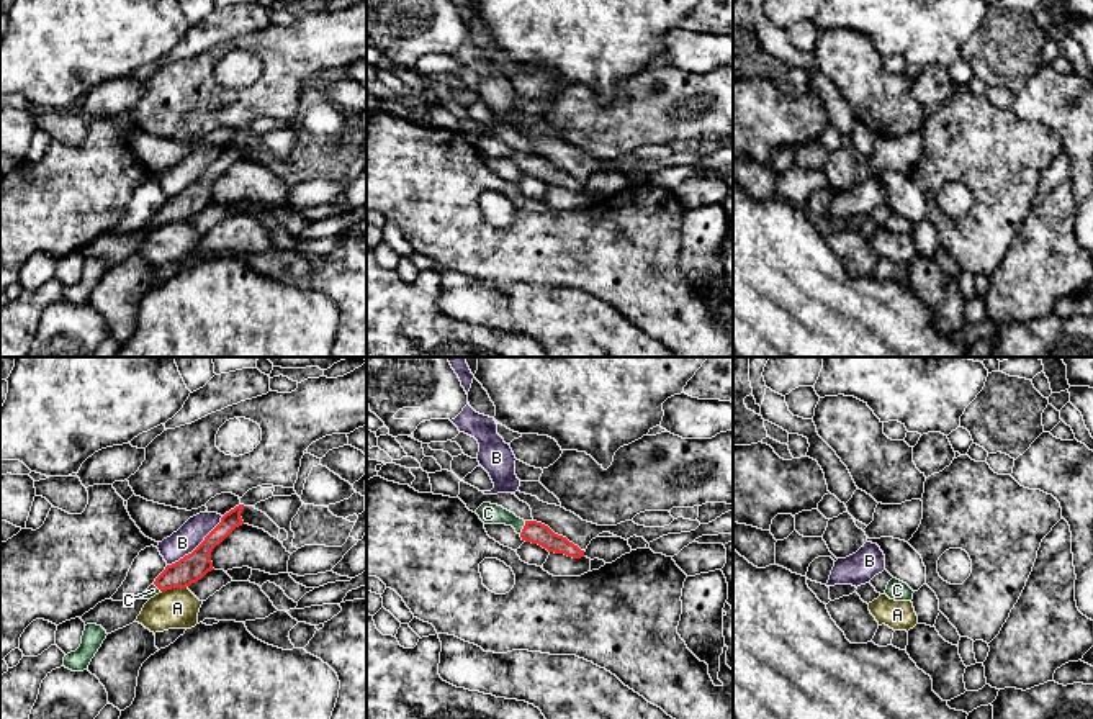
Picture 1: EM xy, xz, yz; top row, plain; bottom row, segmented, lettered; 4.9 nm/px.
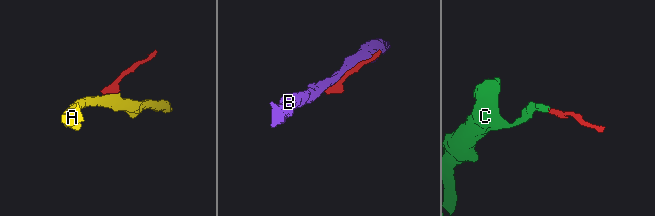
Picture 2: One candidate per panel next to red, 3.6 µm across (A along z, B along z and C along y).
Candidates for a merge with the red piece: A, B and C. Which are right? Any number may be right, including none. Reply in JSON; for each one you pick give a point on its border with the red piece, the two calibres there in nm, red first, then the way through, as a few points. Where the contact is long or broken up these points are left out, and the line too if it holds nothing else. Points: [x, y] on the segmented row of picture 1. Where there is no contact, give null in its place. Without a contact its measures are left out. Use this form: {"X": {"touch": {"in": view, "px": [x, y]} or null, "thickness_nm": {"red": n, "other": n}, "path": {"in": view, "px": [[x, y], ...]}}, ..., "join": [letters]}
{"C": {"touch": {"in": "xz", "px": [524, 528]}, "thickness_nm": {"red": 110, "other": 100}, "path": {"in": "xz", "px": [[535, 533], [524, 528], [512, 520], [488, 513]]}}, "join": ["C"]}

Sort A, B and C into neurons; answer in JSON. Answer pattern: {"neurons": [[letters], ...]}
{"neurons": [["A"], ["B"], ["C"]]}

